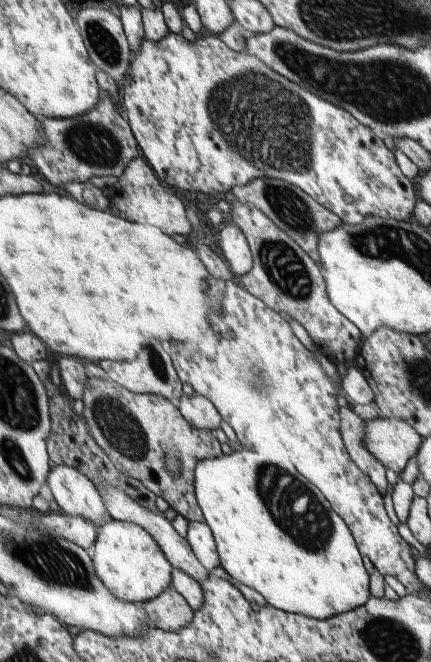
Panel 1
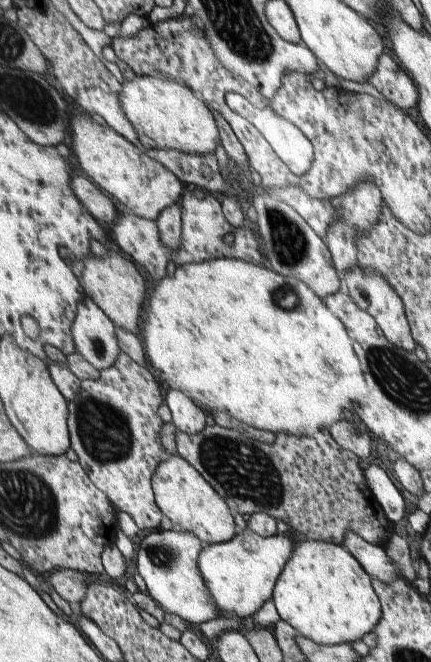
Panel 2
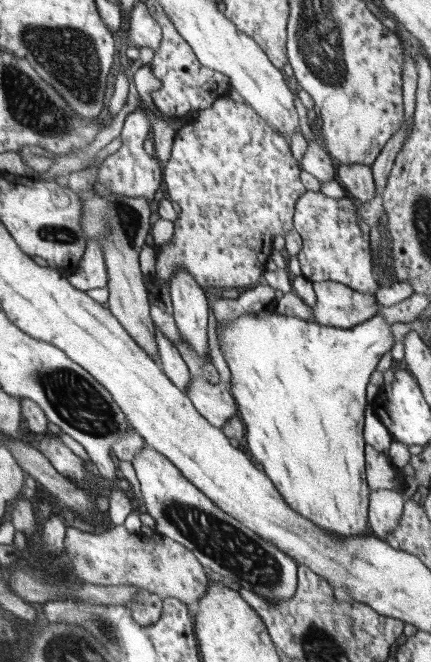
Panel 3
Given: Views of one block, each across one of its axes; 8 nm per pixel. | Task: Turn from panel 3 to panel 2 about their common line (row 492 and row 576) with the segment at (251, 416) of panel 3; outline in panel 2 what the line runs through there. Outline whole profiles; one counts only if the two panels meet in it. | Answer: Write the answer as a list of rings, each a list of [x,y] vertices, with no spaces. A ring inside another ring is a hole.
[[[313,541],[295,543],[295,552],[274,589],[274,606],[298,634],[321,645],[352,644],[381,622],[381,599],[372,578],[345,546]]]

